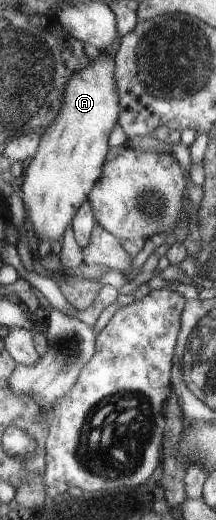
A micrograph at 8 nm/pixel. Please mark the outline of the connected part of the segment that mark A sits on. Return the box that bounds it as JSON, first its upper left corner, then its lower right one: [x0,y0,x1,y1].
[18,50,119,242]

